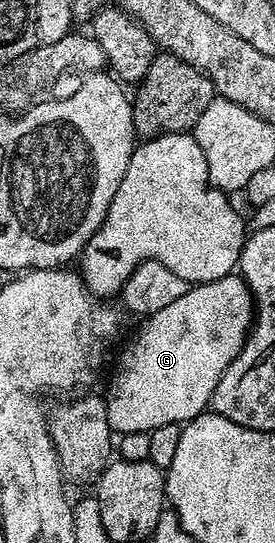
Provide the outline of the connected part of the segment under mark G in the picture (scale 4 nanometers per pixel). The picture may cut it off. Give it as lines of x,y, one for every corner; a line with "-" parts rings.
230,274
206,284
194,284
187,290
187,294
183,294
183,298
163,306
163,310
155,310
155,314
144,317
138,323
141,325
138,326
137,333
133,336
133,341
122,350
121,357
117,360
117,369
114,370
113,377
109,380
109,393
104,393
103,396
110,429
117,434
127,432
150,433
159,426
167,426
168,424
184,425
186,422
195,419
196,416
202,415
210,407
215,386
219,386
219,378
223,378
227,366
231,366
231,362
235,362
235,358
243,350
245,339
249,337
254,319
255,305
253,303
253,295
249,287
245,285
244,278
239,274

